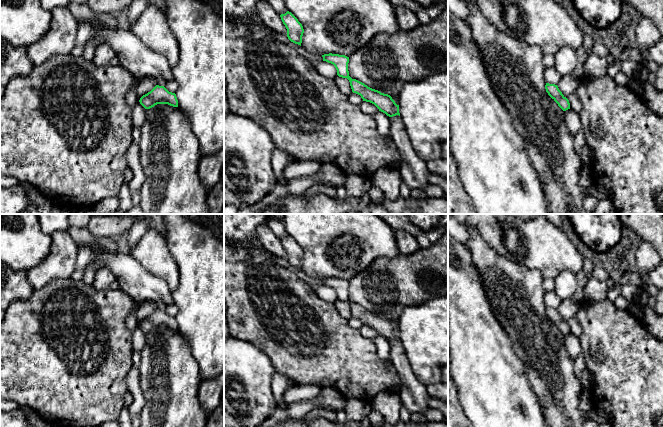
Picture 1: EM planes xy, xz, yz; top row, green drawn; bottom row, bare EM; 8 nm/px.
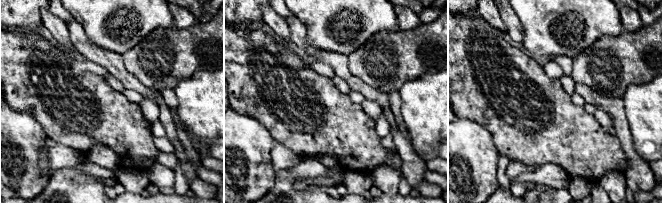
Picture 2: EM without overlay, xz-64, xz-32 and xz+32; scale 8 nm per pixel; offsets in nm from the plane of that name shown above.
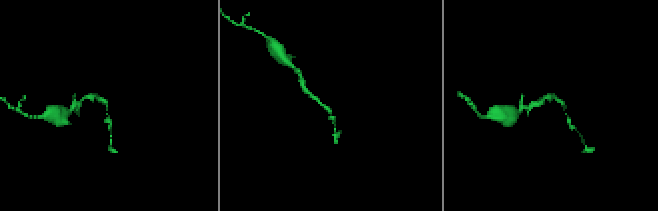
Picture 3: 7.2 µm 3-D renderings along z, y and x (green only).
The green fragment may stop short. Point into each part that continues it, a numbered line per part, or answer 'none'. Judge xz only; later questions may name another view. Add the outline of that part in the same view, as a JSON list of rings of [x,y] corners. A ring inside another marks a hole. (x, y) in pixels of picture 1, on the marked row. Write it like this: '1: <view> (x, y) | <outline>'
1: xz (414, 173) | [[[398,116],[390,118],[390,132],[392,142],[400,155],[399,172],[404,182],[410,190],[419,189],[429,185],[426,162],[422,160],[414,151],[408,137],[405,125]]]

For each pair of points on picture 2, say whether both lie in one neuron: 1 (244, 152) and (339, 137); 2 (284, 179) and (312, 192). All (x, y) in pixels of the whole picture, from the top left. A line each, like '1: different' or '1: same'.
1: different
2: same

